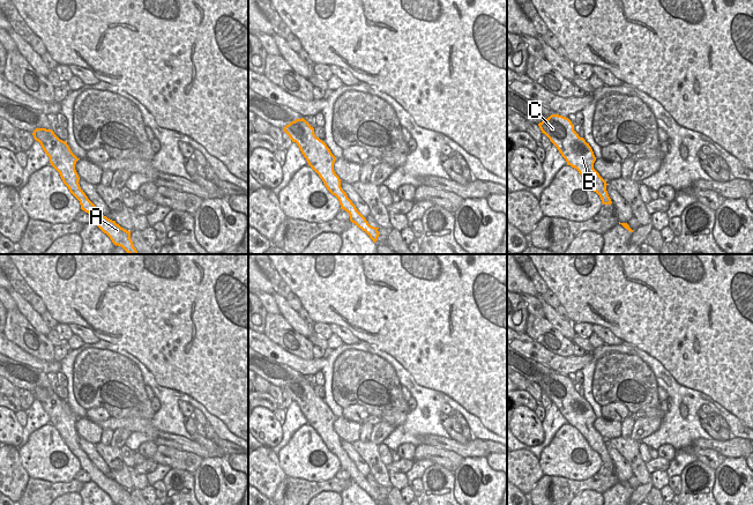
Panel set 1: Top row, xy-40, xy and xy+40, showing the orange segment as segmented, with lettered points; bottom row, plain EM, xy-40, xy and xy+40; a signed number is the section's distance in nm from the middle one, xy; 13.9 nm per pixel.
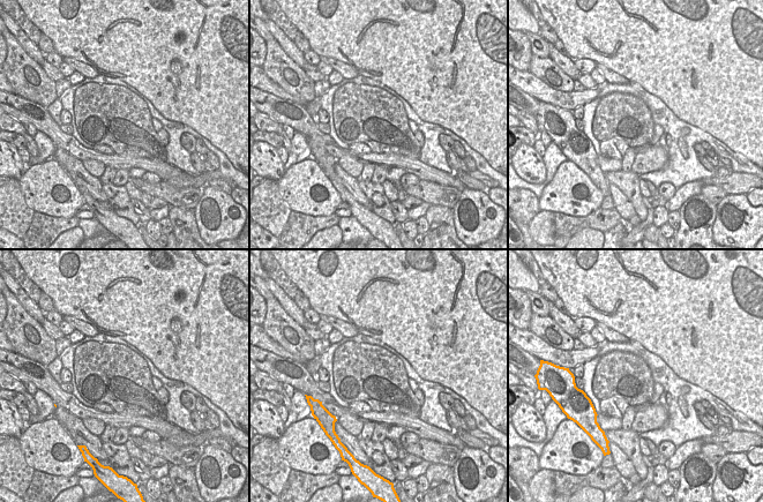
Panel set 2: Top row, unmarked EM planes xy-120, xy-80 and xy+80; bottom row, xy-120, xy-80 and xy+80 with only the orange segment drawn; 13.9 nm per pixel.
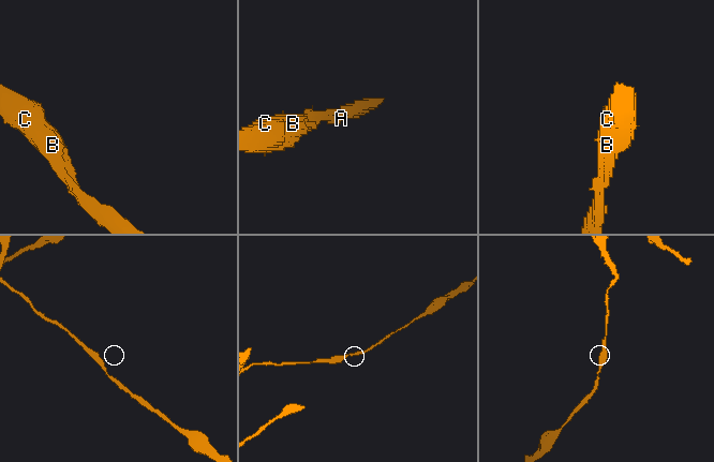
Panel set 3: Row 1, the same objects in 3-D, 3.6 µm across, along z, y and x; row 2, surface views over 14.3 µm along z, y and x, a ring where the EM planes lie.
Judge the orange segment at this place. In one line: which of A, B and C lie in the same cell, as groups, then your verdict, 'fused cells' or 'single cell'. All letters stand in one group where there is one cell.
groups A B C; single cell

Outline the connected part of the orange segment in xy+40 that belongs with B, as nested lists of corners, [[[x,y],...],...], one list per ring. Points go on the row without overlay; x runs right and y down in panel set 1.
[[[551,373],[538,383],[542,392],[557,406],[567,424],[576,428],[589,446],[596,451],[603,463],[612,460],[606,450],[606,440],[594,428],[596,416],[589,402],[574,389],[572,380],[559,373]]]

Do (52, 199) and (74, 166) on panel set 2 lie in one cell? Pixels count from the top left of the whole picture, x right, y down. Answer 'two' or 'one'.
two

